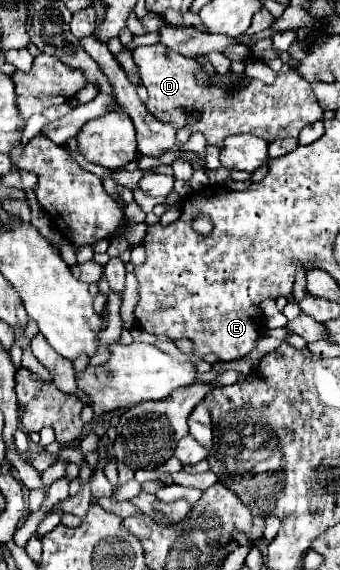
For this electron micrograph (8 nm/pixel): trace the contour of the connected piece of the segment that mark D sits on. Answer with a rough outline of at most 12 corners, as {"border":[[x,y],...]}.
{"border":[[134,48],[146,110],[176,130],[272,142],[322,120],[296,68],[198,84],[194,58]]}

